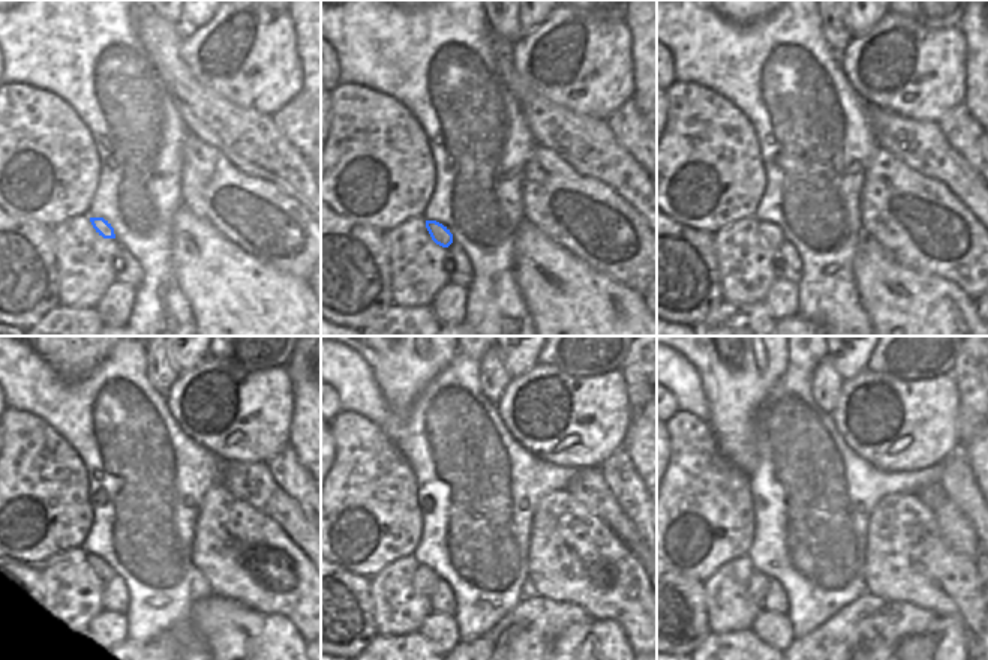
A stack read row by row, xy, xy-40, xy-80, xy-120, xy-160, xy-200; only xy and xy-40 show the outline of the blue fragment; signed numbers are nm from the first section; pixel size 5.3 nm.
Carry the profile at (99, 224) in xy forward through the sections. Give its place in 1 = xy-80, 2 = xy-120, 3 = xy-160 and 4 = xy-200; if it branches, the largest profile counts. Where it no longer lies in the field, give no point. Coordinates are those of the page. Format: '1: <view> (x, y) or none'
1: xy-80 (772, 234)
2: xy-120 (101, 569)
3: xy-160 (425, 579)
4: xy-200 (757, 588)

